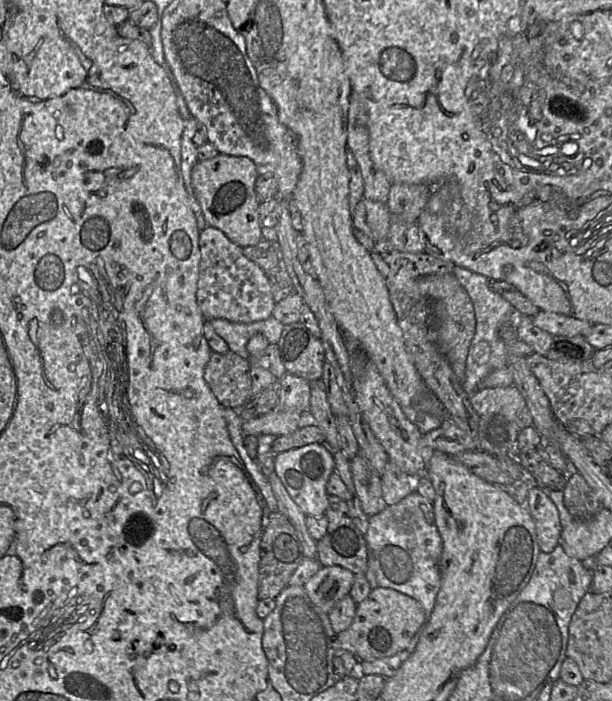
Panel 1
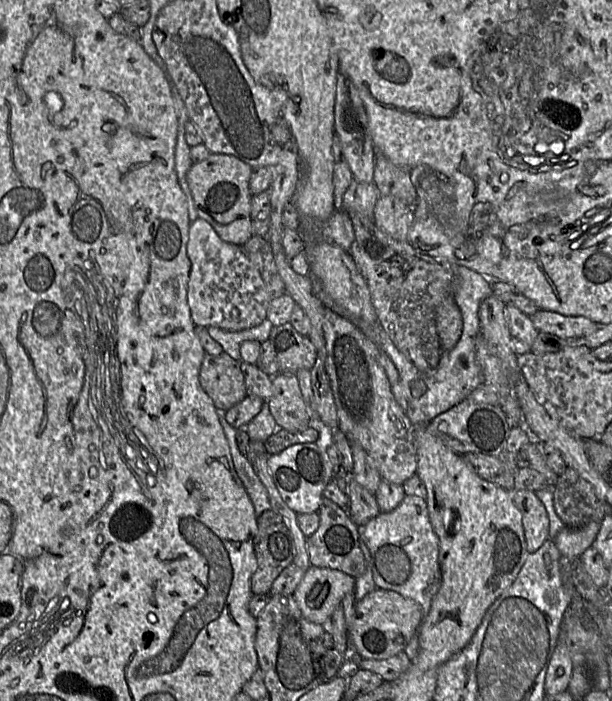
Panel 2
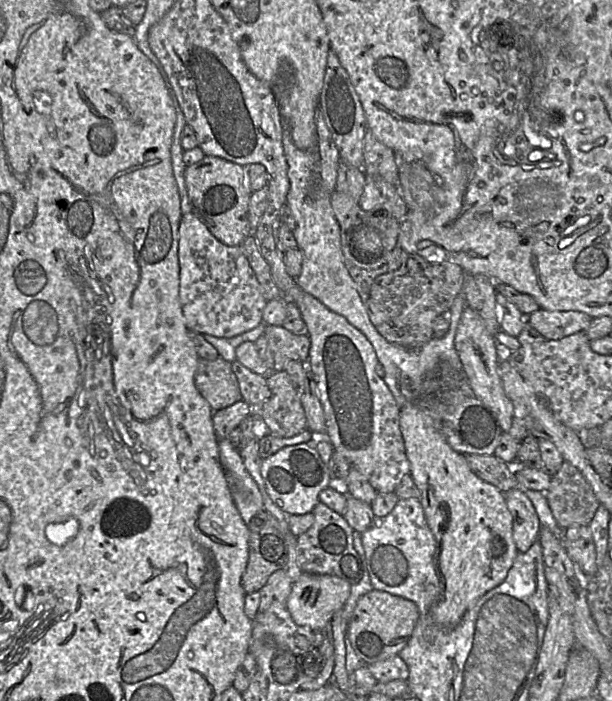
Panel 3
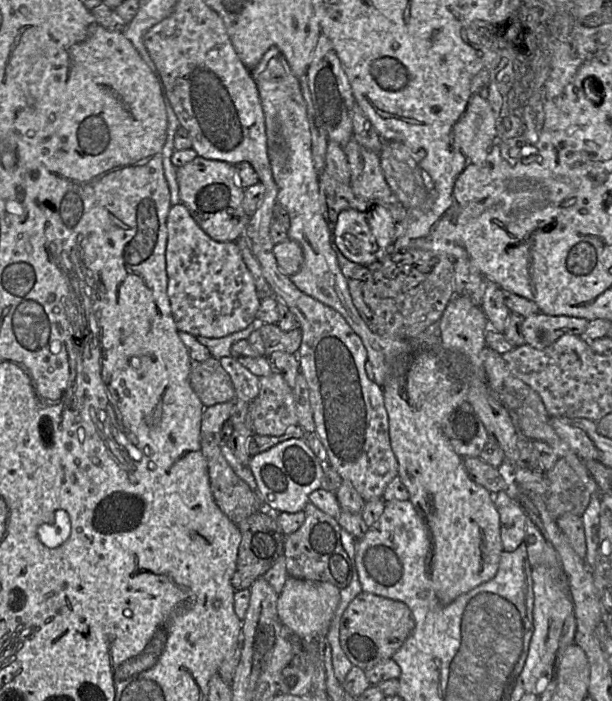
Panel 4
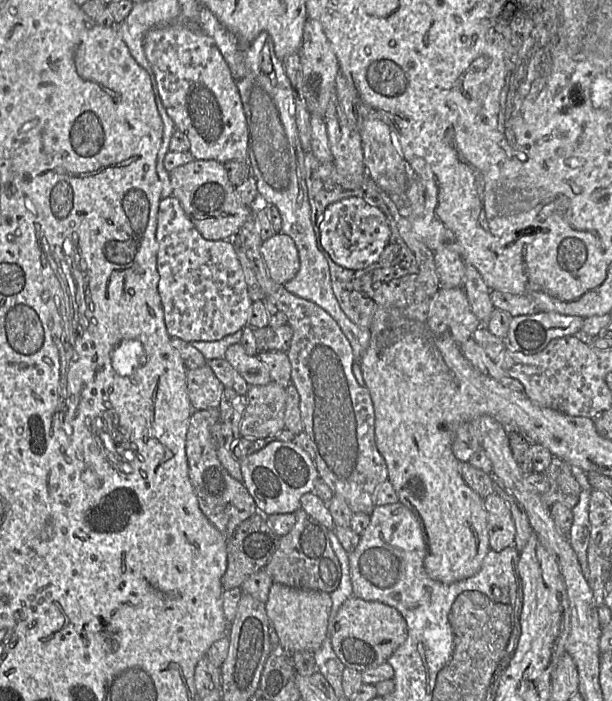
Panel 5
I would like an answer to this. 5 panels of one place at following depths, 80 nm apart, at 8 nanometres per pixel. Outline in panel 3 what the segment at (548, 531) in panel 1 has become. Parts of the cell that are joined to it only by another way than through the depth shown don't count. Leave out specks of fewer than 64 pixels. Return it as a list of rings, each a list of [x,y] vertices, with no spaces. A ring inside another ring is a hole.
[[[516,487],[503,493],[513,517],[513,540],[519,552],[526,552],[538,541],[541,530],[539,518],[525,490]]]

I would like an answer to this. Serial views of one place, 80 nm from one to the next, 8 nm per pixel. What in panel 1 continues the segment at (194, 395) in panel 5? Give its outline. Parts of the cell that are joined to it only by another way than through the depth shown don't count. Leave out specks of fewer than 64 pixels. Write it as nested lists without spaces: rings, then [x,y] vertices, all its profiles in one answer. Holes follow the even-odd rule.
[[[230,350],[226,353],[211,353],[203,377],[222,407],[240,409],[252,397],[250,368],[247,359]]]

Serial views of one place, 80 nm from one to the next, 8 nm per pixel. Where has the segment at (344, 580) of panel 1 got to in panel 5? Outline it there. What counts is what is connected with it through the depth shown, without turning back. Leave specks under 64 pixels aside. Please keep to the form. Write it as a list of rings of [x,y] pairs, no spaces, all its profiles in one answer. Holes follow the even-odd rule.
[[[274,583],[265,602],[267,616],[278,638],[279,646],[287,653],[316,652],[325,638],[329,637],[328,619],[331,611],[332,600],[329,593],[303,590]]]

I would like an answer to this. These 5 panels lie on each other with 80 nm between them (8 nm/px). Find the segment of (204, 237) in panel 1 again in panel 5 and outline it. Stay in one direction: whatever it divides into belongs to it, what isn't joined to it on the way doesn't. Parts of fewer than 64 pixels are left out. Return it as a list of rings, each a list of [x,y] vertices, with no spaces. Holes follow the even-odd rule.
[[[165,197],[159,203],[155,238],[158,244],[158,292],[170,337],[186,342],[217,341],[247,326],[253,301],[250,299],[244,273],[231,240],[204,239],[186,216],[179,200]]]

